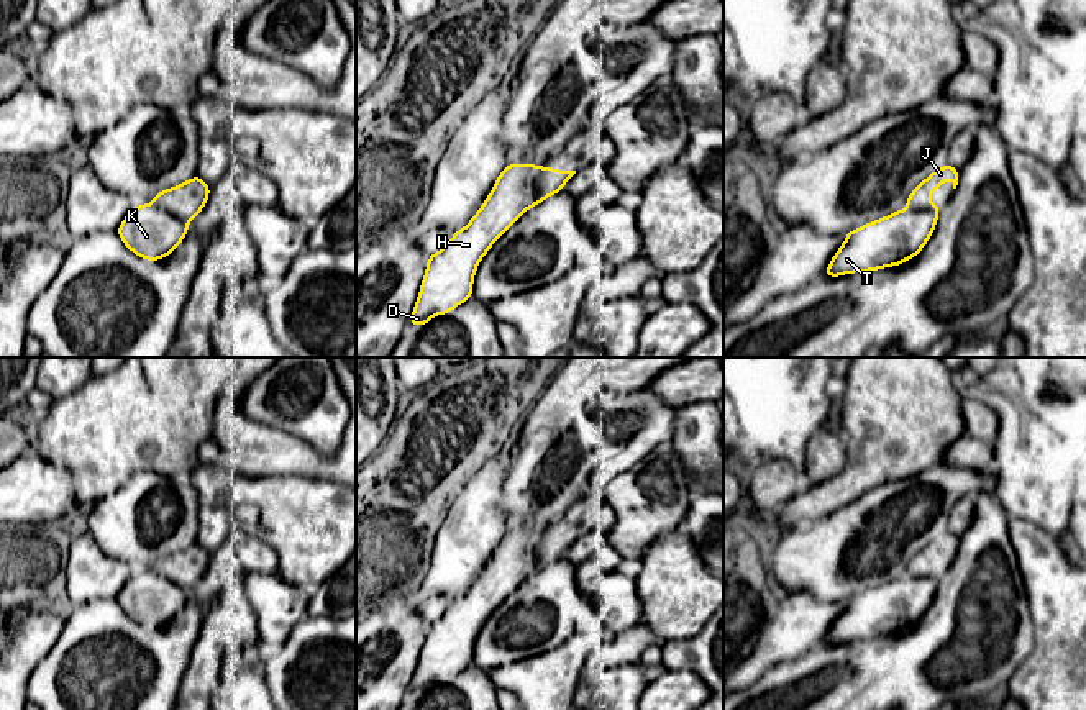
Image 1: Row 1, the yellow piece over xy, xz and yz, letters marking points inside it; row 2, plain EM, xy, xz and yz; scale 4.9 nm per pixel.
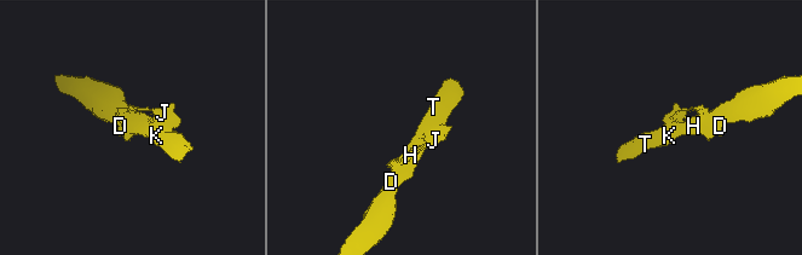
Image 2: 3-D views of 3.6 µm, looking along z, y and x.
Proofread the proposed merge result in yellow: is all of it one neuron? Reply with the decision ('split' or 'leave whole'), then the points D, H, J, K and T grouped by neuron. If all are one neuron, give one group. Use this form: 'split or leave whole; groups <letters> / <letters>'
split; groups D H K T / J

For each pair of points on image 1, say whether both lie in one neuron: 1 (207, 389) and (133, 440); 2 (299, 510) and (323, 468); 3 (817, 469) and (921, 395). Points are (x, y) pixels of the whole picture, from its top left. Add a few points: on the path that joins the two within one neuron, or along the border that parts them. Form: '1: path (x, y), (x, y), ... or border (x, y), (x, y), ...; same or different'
1: path (189, 389), (184, 389), (151, 422); same
2: border (279, 474), (304, 474), (338, 482); different
3: border (844, 438), (845, 464), (822, 481); different

